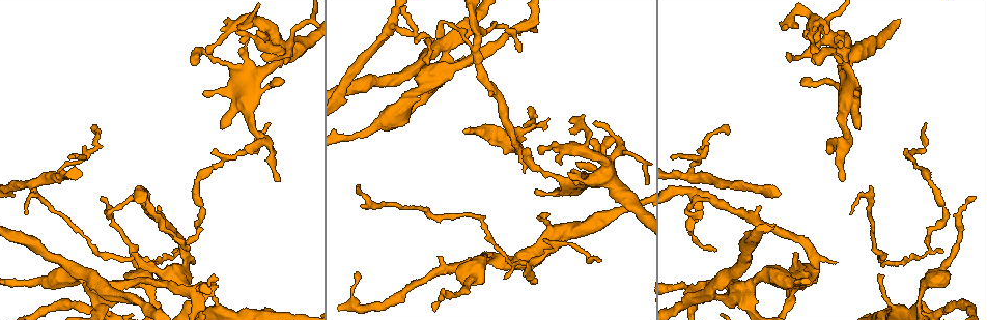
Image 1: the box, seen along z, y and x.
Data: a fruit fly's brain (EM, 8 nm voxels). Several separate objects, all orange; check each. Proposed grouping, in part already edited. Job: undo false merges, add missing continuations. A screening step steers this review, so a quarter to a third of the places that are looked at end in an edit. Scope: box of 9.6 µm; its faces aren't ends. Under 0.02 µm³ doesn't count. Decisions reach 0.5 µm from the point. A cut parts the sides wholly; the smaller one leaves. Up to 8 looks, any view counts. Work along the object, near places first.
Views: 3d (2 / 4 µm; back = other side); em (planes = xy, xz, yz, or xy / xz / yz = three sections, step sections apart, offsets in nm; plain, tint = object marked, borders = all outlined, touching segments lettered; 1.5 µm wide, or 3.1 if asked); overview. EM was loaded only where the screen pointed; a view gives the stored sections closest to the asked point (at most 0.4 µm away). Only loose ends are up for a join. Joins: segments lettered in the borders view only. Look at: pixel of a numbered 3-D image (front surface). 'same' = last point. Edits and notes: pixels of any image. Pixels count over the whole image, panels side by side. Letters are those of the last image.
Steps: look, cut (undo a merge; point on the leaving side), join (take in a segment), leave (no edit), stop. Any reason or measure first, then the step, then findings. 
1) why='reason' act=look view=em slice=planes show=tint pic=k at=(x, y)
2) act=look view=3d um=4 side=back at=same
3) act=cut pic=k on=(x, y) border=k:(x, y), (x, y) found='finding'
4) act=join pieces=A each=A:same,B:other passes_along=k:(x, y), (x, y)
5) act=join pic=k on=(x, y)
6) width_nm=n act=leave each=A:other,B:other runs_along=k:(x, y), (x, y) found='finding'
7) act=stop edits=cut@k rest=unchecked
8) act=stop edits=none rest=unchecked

why='branch stops here' act=look view=3d um=4 pic=1 at=(262, 55)

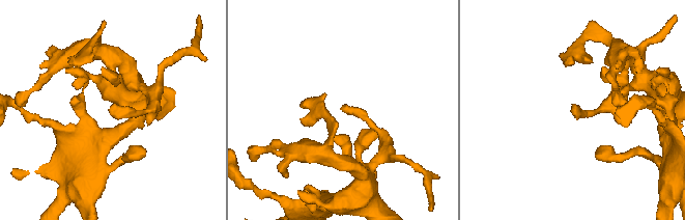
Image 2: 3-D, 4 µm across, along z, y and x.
act=look view=em slice=yz step=4 show=borders pic=2 at=(572, 106)

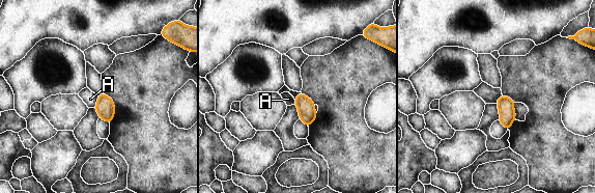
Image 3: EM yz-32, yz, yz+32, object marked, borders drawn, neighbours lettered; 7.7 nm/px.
why='another direction' act=look view=em slice=planes show=borders at=same

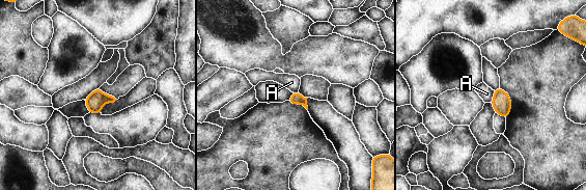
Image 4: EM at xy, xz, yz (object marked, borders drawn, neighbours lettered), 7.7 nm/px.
act=leave each=A:other border=4:(494, 90), (494, 97), (490, 102) found='no lettered segment goes on from it'

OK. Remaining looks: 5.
why='an open end' act=look view=em slice=xz step=8 show=tint pic=1 at=(210, 53)

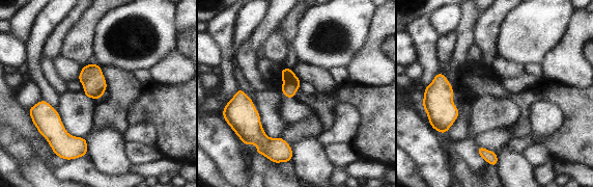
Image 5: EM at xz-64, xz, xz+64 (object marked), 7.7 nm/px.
why='another direction' act=look view=em slice=planes show=borders at=same

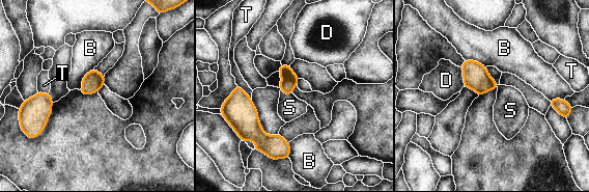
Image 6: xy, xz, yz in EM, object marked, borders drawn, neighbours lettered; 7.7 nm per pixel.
longest_contact=B:200nm act=join pieces=S each=B:other,D:other,S:same,T:other passes_along=6:(289, 80), (286, 94), (289, 107) found='the cell continues'

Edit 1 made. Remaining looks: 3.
why='thin end' act=look view=3d um=4 side=back pic=1 at=(357, 186)

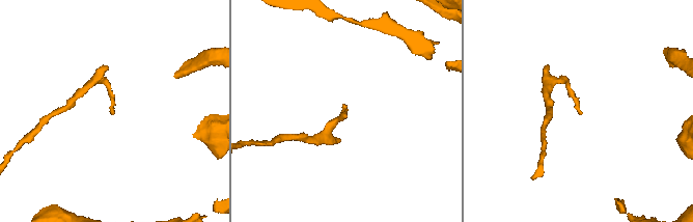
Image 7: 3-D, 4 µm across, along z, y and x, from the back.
why='shape alone is not enough' act=look view=em slice=planes show=borders pic=7 at=(347, 106)

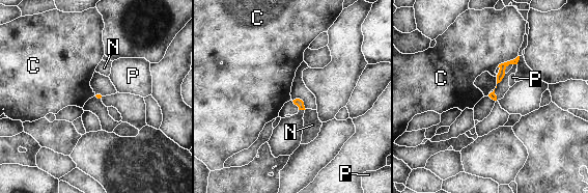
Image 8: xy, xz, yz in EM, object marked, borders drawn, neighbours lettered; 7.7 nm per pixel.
act=leave each=C:other,N:other,P:other border=8:(518, 55), (497, 66) found='no lettered segment goes on from it'

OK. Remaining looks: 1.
act=stop edits=join@6 rest=unchecked

